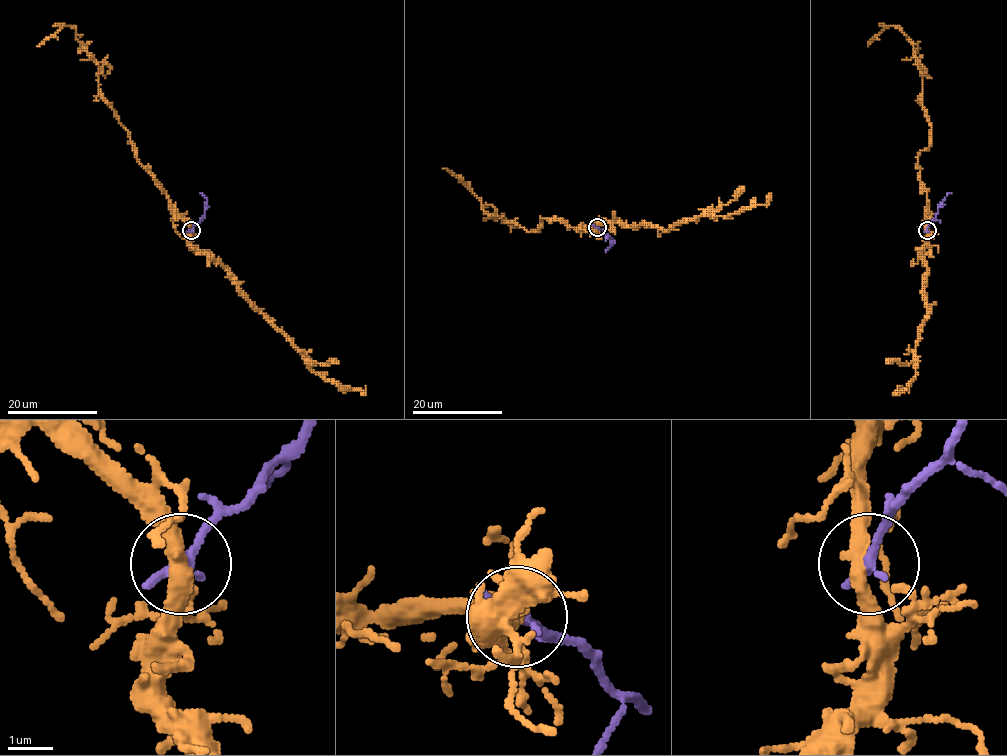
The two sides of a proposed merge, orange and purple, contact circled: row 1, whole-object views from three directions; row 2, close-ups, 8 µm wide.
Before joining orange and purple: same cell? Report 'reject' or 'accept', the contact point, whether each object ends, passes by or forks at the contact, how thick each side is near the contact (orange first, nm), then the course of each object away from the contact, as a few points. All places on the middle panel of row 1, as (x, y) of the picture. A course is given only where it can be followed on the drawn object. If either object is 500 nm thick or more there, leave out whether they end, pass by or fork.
reject; place (597, 227); orange passes by; purple ends; calibres 380 and 280 nm; course orange (597, 226), (573, 228), (544, 217), (536, 231), (504, 223), (443, 169); course purple (597, 228), (611, 238), (612, 246), (606, 251)

